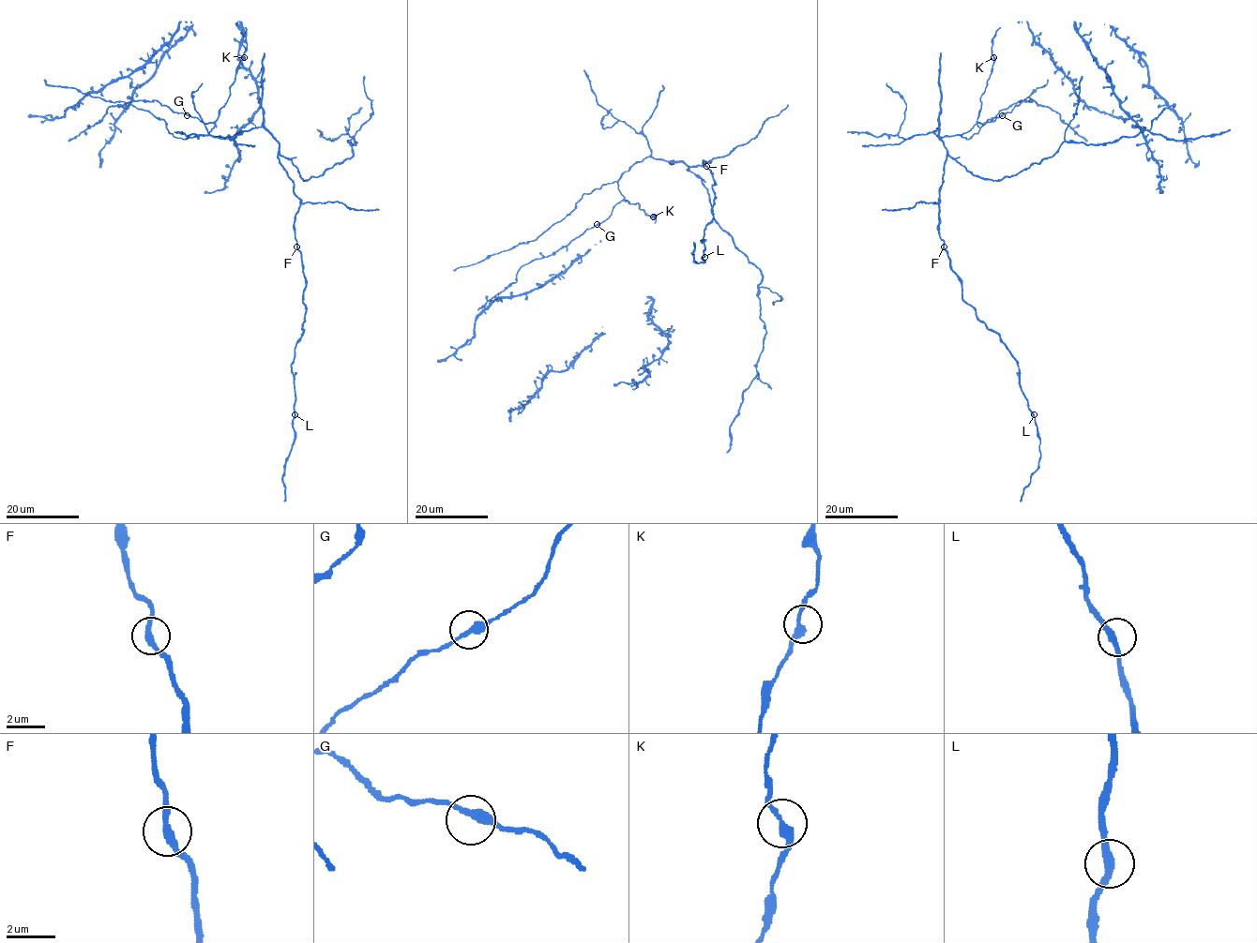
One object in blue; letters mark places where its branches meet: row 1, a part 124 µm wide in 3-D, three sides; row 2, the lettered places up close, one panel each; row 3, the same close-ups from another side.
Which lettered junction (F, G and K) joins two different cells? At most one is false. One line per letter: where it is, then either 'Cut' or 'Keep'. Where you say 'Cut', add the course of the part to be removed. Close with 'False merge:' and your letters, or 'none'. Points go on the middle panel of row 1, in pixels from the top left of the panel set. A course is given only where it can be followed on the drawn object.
F: Place: (706, 166). Keep
G: Place: (597, 224). Keep
K: Place: (653, 217). Keep
False merge: none

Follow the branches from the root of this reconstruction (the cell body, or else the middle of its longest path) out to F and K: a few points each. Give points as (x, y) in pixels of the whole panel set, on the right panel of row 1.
F: (1003, 113), (961, 134), (939, 137), (934, 132), (939, 127), (946, 152), (938, 200), (944, 247)
K: (1003, 113), (983, 124), (977, 121), (980, 97), (991, 73), (993, 57)

